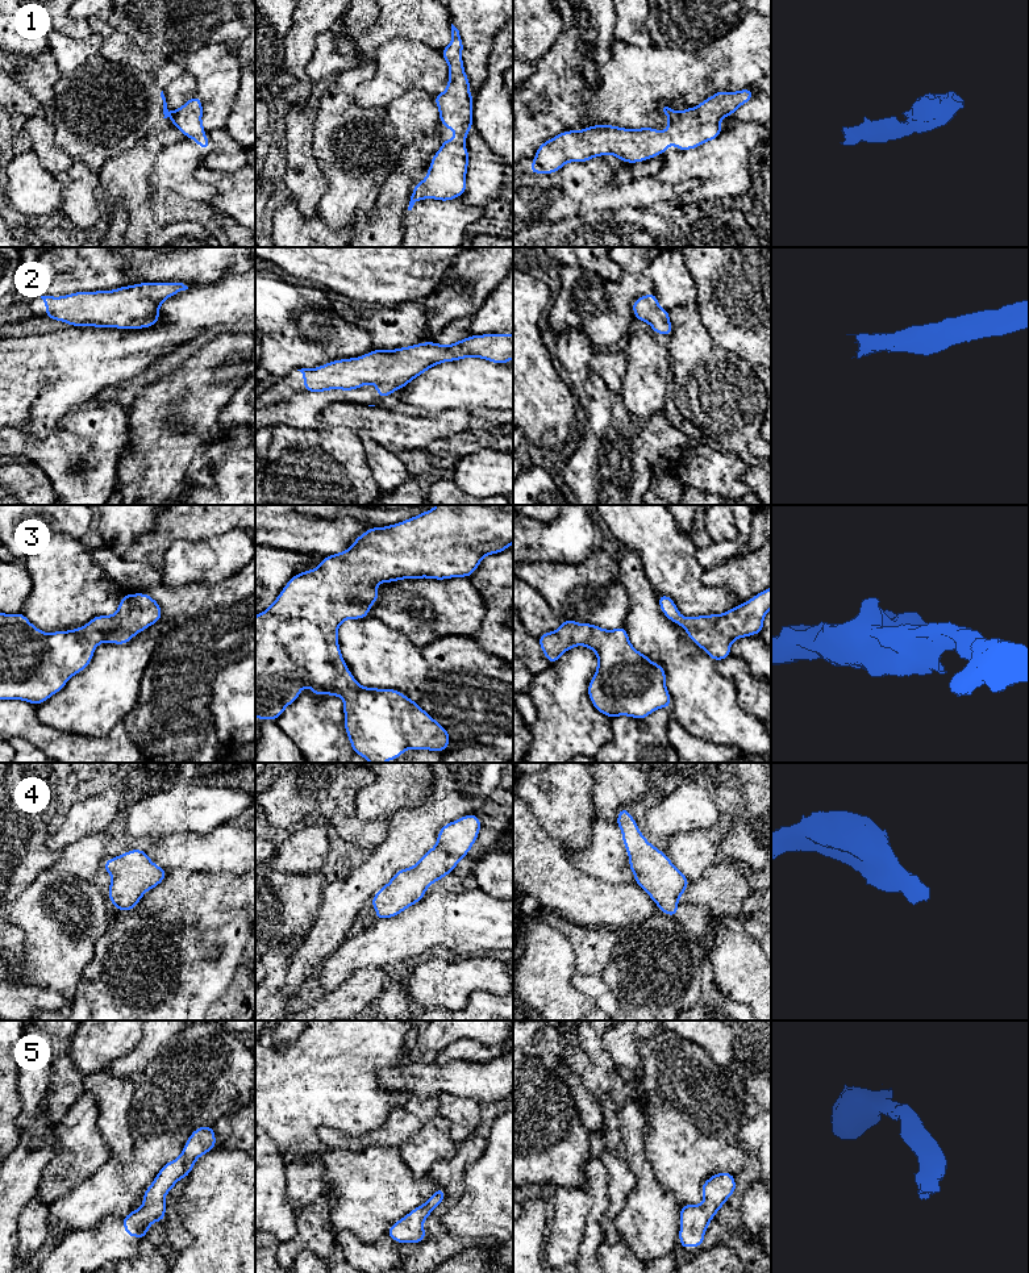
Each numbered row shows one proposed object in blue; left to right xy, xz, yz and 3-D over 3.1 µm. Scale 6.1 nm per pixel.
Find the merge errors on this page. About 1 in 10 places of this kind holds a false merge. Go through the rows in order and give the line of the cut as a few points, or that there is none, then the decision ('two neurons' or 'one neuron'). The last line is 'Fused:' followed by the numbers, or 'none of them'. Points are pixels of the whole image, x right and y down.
1: no cut | one neuron
2: no cut | one neuron
3: no cut | one neuron
4: no cut | one neuron
5: no cut | one neuron
Fused: none of them

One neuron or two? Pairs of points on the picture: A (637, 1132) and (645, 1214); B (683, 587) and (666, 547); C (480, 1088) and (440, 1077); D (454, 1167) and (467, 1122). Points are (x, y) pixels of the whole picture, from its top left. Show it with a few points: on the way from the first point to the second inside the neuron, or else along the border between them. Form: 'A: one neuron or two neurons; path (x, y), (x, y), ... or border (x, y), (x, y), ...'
A: one neuron; path (637, 1152), (637, 1163), (645, 1177), (645, 1194)
B: one neuron; path (679, 577), (671, 568), (669, 556)
C: one neuron; path (470, 1080), (450, 1079)
D: two neurons; border (471, 1132), (458, 1144)

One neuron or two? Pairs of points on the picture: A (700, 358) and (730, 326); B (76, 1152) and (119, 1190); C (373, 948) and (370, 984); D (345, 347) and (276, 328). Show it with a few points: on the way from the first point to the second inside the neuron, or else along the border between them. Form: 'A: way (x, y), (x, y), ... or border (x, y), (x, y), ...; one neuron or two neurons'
A: border (699, 317), (715, 345), (742, 357); two neurons
B: border (109, 1159), (74, 1190); two neurons
C: border (379, 965), (361, 968), (345, 981); two neurons
D: way (328, 337), (294, 328); one neuron

